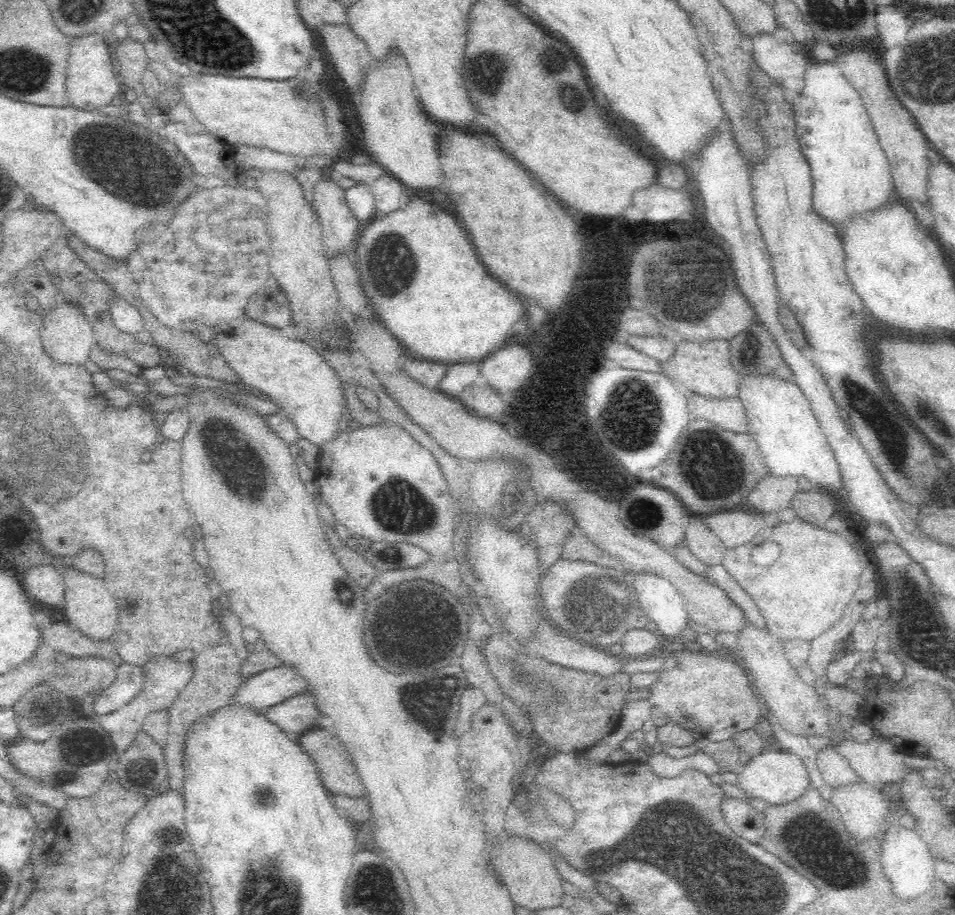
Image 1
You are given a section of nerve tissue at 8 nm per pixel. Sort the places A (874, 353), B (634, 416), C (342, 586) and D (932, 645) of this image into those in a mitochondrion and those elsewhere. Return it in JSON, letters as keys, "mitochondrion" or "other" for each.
{"A":"other","B":"mitochondrion","C":"other","D":"mitochondrion"}

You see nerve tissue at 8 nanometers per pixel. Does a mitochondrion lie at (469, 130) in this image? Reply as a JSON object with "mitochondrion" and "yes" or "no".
{"mitochondrion":"no"}

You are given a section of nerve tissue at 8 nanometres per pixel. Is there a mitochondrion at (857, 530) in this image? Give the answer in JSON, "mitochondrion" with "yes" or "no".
{"mitochondrion":"no"}

